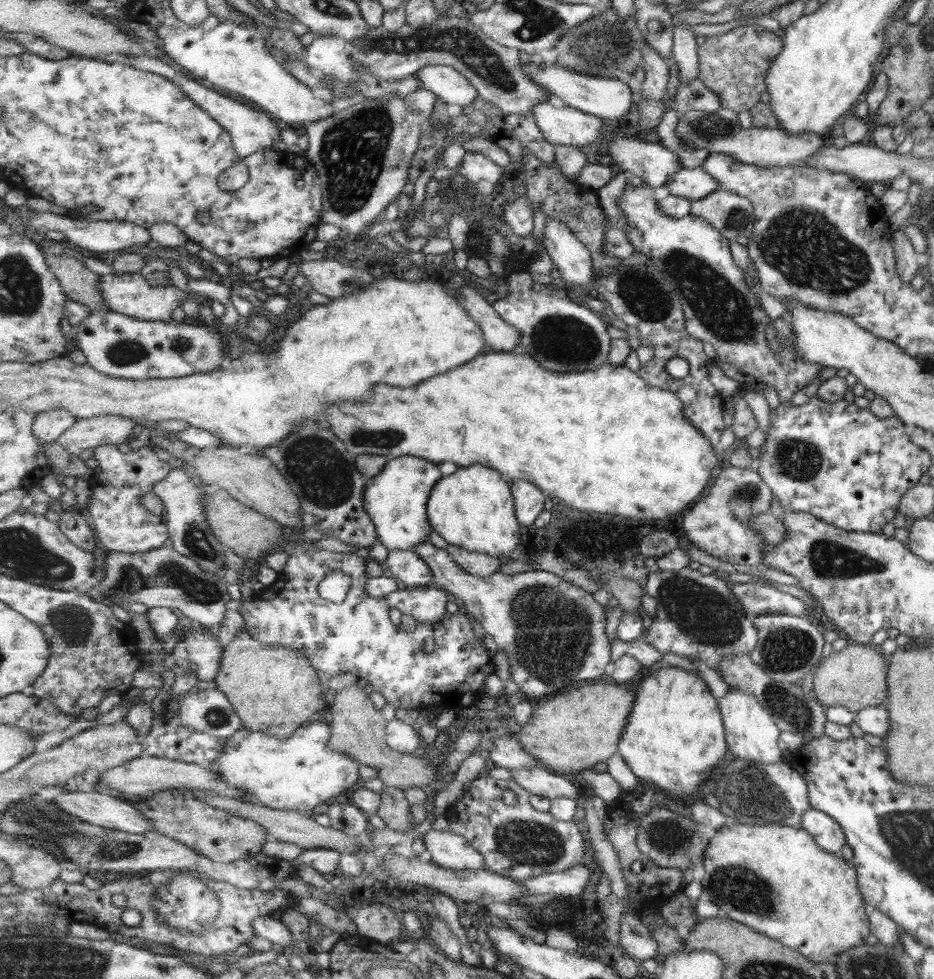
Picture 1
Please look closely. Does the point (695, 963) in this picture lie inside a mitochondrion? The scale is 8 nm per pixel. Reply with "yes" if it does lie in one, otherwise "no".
no

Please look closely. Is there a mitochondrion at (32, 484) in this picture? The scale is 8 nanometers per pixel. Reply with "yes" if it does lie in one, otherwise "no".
no

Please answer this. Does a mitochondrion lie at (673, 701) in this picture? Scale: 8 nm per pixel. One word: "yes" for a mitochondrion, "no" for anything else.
no

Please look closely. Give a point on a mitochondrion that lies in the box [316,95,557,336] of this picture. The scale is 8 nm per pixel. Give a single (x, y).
(352, 152)

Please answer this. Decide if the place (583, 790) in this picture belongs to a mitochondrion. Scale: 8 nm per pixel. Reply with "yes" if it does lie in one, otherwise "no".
no

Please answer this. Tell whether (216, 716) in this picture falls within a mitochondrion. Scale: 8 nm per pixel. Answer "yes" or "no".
yes

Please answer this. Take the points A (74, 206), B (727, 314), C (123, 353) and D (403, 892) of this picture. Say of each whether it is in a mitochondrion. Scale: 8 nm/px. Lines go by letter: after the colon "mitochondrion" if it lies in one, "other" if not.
A: other
B: mitochondrion
C: mitochondrion
D: other

